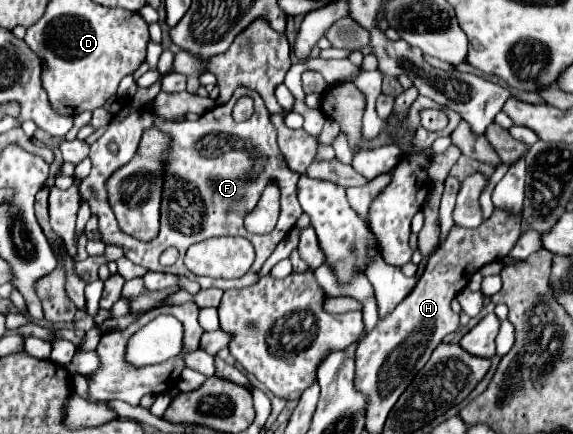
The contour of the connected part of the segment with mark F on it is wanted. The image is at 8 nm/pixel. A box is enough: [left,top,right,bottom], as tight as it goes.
[80,87,302,289]

